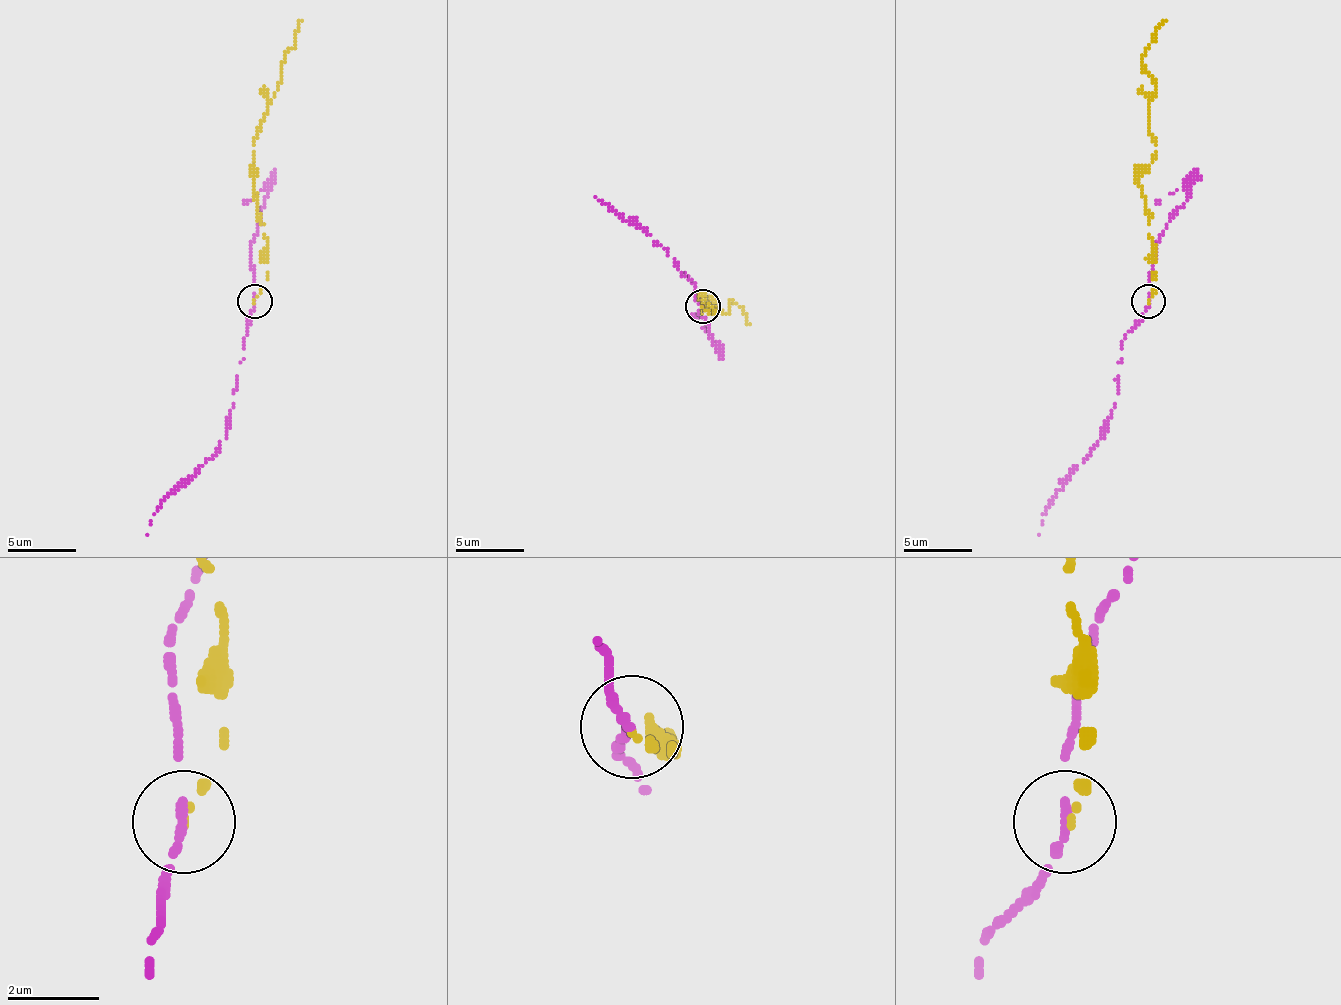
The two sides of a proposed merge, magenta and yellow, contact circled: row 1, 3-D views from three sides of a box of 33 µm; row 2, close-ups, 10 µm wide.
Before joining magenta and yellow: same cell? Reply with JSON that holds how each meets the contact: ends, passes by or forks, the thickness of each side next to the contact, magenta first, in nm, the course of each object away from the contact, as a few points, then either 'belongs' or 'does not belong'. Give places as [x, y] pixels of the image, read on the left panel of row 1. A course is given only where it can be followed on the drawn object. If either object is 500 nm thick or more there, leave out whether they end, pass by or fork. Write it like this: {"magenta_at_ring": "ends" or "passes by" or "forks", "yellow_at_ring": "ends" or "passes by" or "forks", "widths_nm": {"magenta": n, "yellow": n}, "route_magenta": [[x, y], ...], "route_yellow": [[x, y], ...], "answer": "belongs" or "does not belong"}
{"magenta_at_ring": "passes by", "yellow_at_ring": "ends", "widths_nm": {"magenta": 170, "yellow": 110}, "route_magenta": [[254, 300], [226, 438], [161, 503], [147, 534]], "route_yellow": [[254, 300], [267, 279], [267, 238], [257, 217], [254, 138], [278, 90], [285, 55], [302, 21]], "answer": "does not belong"}

